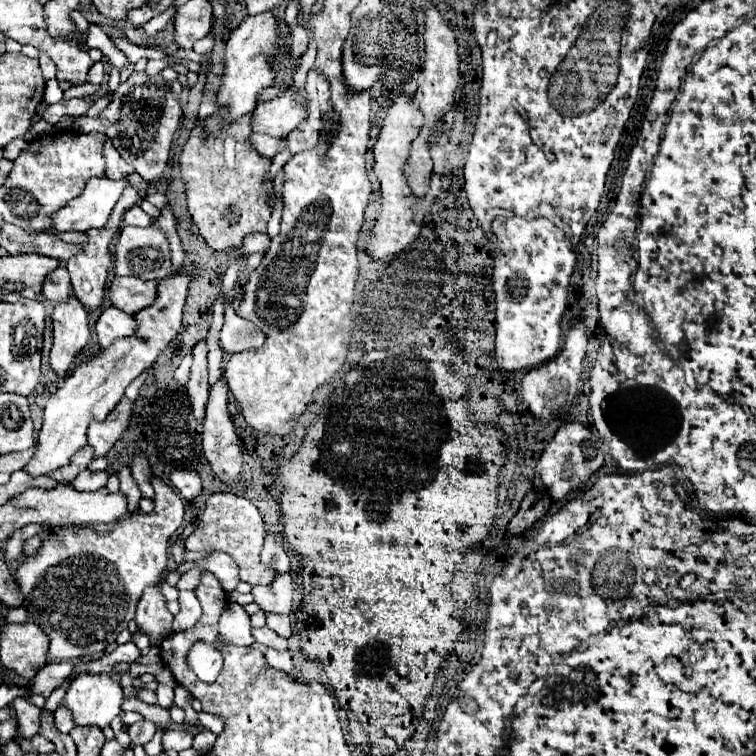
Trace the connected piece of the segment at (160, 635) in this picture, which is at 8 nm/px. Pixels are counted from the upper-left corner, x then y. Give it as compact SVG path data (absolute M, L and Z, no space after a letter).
M160 582L156 586L148 586L138 602L136 622L138 628L150 638L152 646L158 646L168 634L172 634L172 614L166 608L166 598L160 592Z

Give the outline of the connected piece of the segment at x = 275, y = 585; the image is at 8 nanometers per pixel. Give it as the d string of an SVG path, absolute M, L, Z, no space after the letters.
M282 574L266 586L254 586L252 596L254 596L254 602L264 612L290 614L290 610L292 610L292 580L290 580L290 574Z

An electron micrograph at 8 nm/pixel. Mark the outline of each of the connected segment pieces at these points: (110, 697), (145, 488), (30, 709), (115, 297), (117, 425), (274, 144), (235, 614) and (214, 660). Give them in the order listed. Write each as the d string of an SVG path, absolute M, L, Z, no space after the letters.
M80 674L72 680L60 706L72 712L76 726L98 726L106 728L118 716L124 692L118 682L96 676Z
M132 454L130 470L132 470L132 476L134 476L134 480L136 480L142 496L144 498L154 498L154 488L148 482L148 474L150 474L148 456L146 454Z
M16 698L12 702L12 708L18 716L18 732L14 740L36 736L40 732L40 708L30 704L26 698Z
M114 278L108 288L108 296L116 308L128 314L136 314L154 302L156 284L156 280L144 282L140 278Z
M124 398L106 416L104 422L94 422L92 426L88 426L88 446L94 448L94 458L106 456L106 452L122 436L122 432L130 422L130 408L132 408L132 402Z
M252 134L252 138L248 138L252 142L252 146L256 148L258 154L272 158L274 154L278 154L282 150L282 144L278 138L266 136L266 134Z
M228 602L224 608L220 616L220 638L228 644L252 646L254 638L250 634L250 618L240 604Z
M196 642L188 652L188 666L202 682L214 682L222 668L222 656L214 644Z

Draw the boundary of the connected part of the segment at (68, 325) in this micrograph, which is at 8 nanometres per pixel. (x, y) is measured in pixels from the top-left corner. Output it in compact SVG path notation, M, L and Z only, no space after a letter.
M74 296L68 302L60 302L52 312L52 334L54 344L50 350L50 366L58 374L58 380L64 378L66 370L72 368L78 352L88 344L88 310L76 302Z

